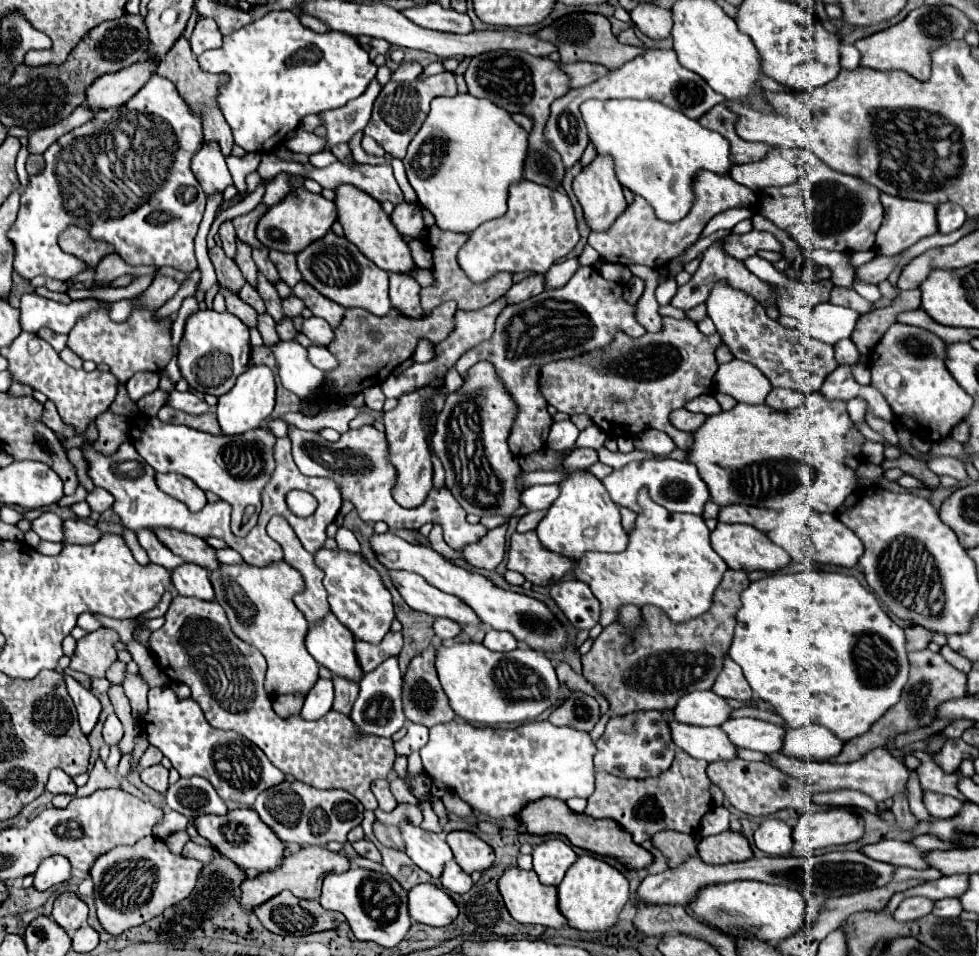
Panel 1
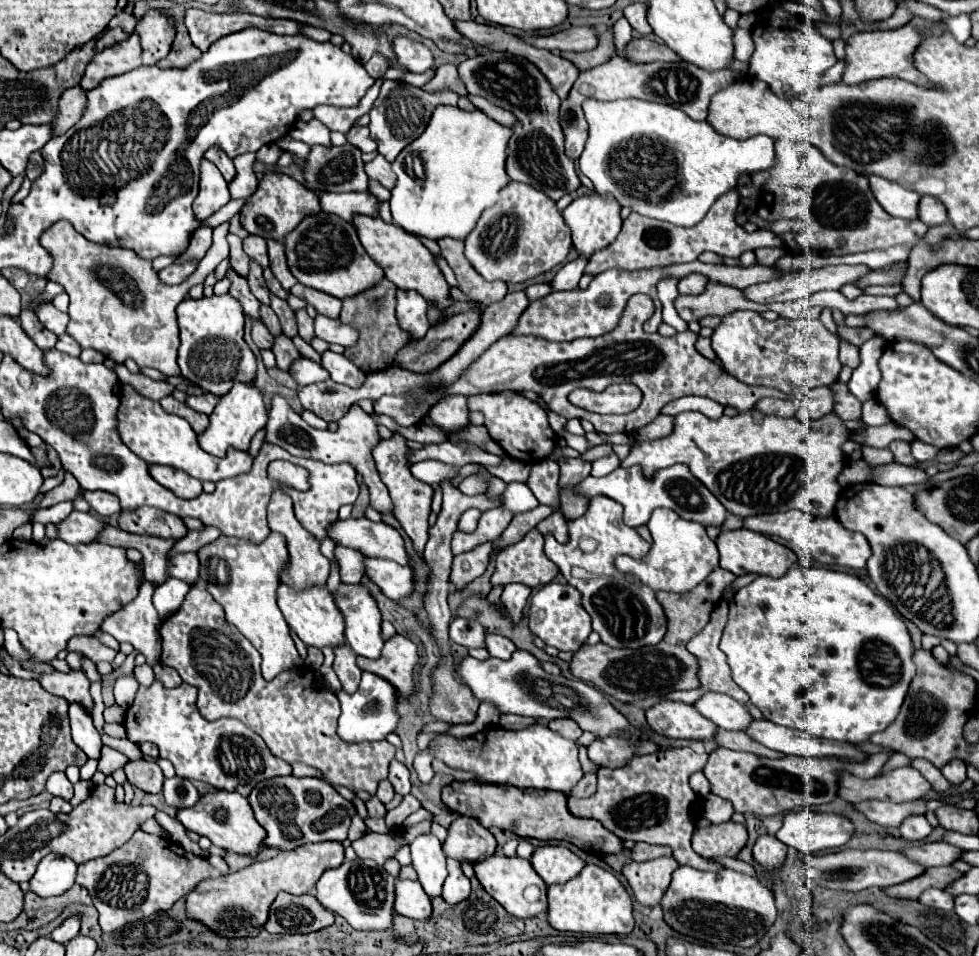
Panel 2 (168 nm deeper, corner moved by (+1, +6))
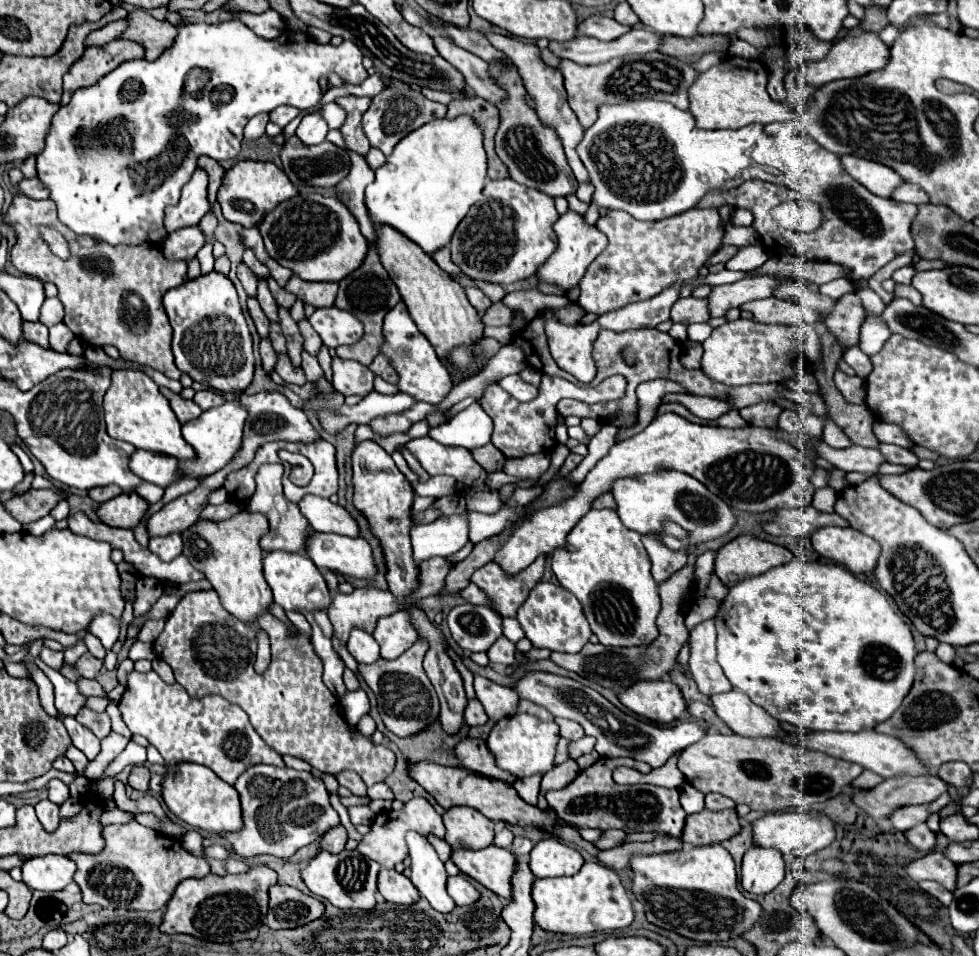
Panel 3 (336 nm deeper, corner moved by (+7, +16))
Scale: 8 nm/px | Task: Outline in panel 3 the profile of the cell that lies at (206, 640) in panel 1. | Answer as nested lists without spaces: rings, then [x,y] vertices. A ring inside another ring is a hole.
[[[216,590],[186,592],[170,612],[162,634],[156,638],[154,652],[172,666],[176,682],[182,684],[192,698],[218,694],[238,704],[250,716],[260,738],[278,754],[302,758],[316,770],[334,776],[352,770],[366,786],[382,782],[394,770],[394,752],[384,744],[374,744],[372,738],[350,728],[340,716],[336,696],[322,682],[322,662],[312,642],[302,632],[290,634],[274,616],[262,620],[270,620],[262,624],[272,638],[272,664],[264,674],[256,674],[252,666],[256,660],[254,628],[228,614]]]

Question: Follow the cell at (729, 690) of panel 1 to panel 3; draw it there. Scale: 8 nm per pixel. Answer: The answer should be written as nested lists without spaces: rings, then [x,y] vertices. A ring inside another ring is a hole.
[[[704,620],[690,630],[690,674],[702,694],[728,692],[734,686],[716,662],[716,628],[714,620]]]

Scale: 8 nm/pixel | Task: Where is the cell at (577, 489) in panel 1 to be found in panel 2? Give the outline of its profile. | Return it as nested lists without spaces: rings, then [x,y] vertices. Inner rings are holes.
[[[594,496],[588,512],[568,522],[570,540],[566,544],[546,536],[546,556],[560,568],[562,576],[582,596],[582,606],[592,618],[592,630],[600,634],[600,640],[612,648],[638,650],[642,646],[658,644],[666,634],[666,616],[658,604],[654,590],[638,582],[634,576],[626,576],[614,566],[614,558],[626,554],[630,558],[644,558],[650,544],[622,522],[622,506],[610,498]],[[572,570],[584,570],[584,576],[572,576]]]

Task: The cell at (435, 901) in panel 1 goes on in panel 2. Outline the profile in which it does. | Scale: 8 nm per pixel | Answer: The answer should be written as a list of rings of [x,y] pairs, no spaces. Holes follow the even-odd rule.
[[[398,880],[396,882],[396,900],[394,910],[406,918],[426,920],[432,914],[432,904],[428,894],[422,890],[420,882]]]

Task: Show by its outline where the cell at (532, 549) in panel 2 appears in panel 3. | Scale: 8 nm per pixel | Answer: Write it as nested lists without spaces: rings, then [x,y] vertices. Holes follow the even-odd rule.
[[[540,556],[522,572],[510,576],[500,568],[500,564],[488,562],[472,574],[472,580],[488,594],[488,598],[492,598],[496,610],[504,618],[506,616],[514,618],[520,604],[528,598],[530,588],[534,588],[534,584],[542,578],[544,566],[546,556]]]

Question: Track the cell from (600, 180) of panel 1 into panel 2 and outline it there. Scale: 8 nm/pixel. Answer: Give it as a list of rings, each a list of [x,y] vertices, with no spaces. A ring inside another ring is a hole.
[[[596,192],[576,198],[562,214],[564,214],[566,226],[572,230],[572,246],[578,250],[578,256],[582,256],[582,258],[590,258],[594,252],[612,244],[622,226],[620,206],[610,196],[604,198]]]

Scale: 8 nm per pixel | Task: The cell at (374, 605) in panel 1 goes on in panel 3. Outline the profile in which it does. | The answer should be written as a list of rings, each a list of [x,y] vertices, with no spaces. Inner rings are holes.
[[[354,628],[350,632],[348,652],[356,658],[356,662],[364,662],[364,664],[372,664],[376,662],[376,658],[380,658],[378,642],[372,638],[372,634],[364,632],[362,628]]]

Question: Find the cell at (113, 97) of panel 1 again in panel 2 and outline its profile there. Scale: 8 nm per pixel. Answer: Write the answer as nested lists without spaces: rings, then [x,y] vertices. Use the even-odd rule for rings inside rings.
[[[80,86],[66,90],[66,94],[62,94],[58,102],[58,114],[52,122],[52,136],[62,136],[68,128],[72,128],[82,116],[84,106],[86,106],[86,92]]]

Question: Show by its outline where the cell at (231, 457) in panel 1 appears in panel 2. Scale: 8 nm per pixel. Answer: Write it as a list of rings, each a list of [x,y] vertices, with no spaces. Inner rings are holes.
[[[124,386],[116,418],[118,418],[118,434],[122,436],[122,442],[148,464],[174,466],[198,480],[210,480],[210,482],[234,478],[236,474],[244,474],[252,468],[252,456],[248,452],[230,450],[226,458],[212,458],[208,452],[204,452],[198,446],[196,432],[190,428],[190,424],[184,418],[168,414],[166,410],[162,410],[160,402],[140,396],[132,386]]]

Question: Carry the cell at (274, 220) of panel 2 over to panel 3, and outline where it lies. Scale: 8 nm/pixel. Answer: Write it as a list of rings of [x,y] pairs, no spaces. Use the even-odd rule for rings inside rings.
[[[244,160],[226,172],[224,184],[218,192],[218,202],[222,206],[226,220],[236,222],[244,228],[252,228],[252,226],[258,228],[268,212],[272,212],[280,202],[290,200],[296,194],[298,194],[298,186],[294,186],[276,164]]]

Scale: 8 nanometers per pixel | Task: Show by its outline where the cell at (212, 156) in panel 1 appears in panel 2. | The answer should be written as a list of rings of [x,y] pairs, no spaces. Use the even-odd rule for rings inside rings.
[[[202,160],[200,166],[200,192],[192,204],[194,214],[198,220],[206,220],[214,212],[218,212],[224,204],[230,202],[228,182],[222,178],[220,170],[208,162]]]

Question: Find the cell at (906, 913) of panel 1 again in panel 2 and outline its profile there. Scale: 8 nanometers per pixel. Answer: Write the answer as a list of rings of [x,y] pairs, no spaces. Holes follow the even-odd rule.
[[[924,890],[920,896],[920,902],[932,908],[942,908],[942,910],[952,910],[954,908],[954,896],[946,894],[944,890]]]

